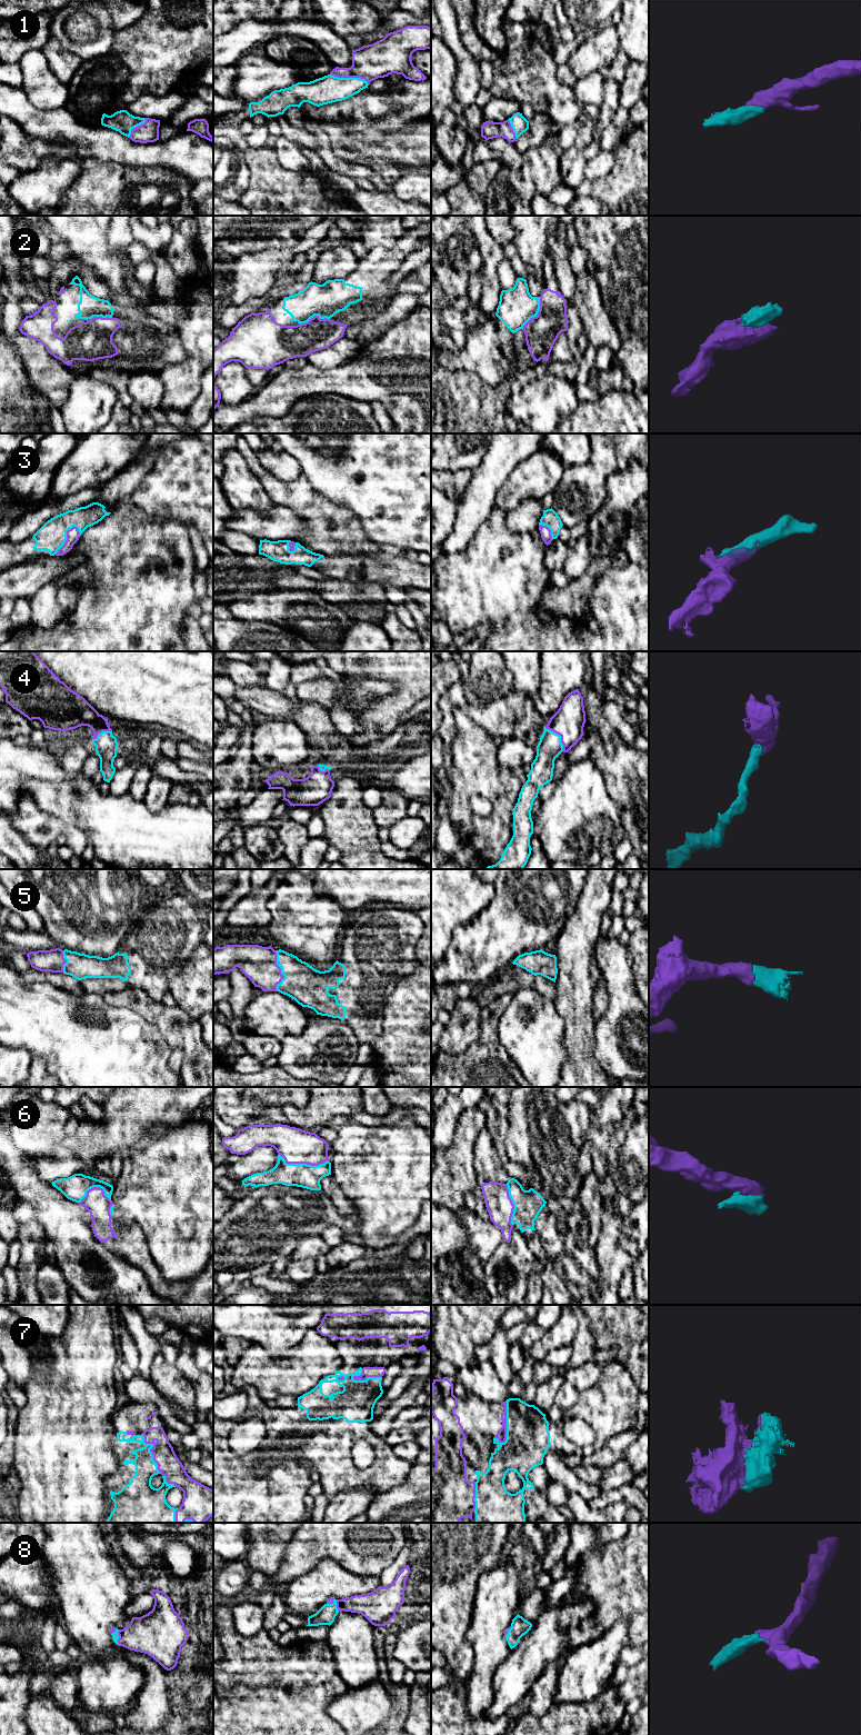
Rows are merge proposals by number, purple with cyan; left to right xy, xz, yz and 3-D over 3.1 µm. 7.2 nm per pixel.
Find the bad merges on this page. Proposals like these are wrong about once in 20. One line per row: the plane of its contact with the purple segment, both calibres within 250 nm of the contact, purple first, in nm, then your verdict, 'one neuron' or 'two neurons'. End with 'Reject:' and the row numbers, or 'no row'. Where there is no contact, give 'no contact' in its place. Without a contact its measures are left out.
1: contact in xz; calibres 260 and 200 nm; one neuron
2: contact in yz; calibres 240 and 260 nm; one neuron
3: contact in xy; calibres 100 and 200 nm; one neuron
4: contact in yz; calibres 220 and 170 nm; one neuron
5: contact in xz; calibres 260 and 280 nm; one neuron
6: contact in xz; calibres 260 and 180 nm; one neuron
7: contact in yz; calibres 70 and 320 nm; one neuron
8: contact in xz; calibres 190 and 140 nm; one neuron
Reject: no row

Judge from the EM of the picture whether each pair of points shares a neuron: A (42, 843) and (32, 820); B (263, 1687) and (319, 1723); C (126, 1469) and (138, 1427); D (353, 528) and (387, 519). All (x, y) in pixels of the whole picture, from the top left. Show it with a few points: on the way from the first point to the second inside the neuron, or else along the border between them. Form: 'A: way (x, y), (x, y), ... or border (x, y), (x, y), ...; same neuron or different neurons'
A: way (41, 837), (41, 829), (38, 826); same neuron
B: way (277, 1694), (282, 1694), (306, 1716); same neuron
C: way (130, 1459), (130, 1437); same neuron
D: border (346, 506), (359, 519), (362, 531), (380, 545); different neurons

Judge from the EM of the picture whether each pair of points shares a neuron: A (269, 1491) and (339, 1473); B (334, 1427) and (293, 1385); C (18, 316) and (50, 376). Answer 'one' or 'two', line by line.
A: one
B: two
C: one

